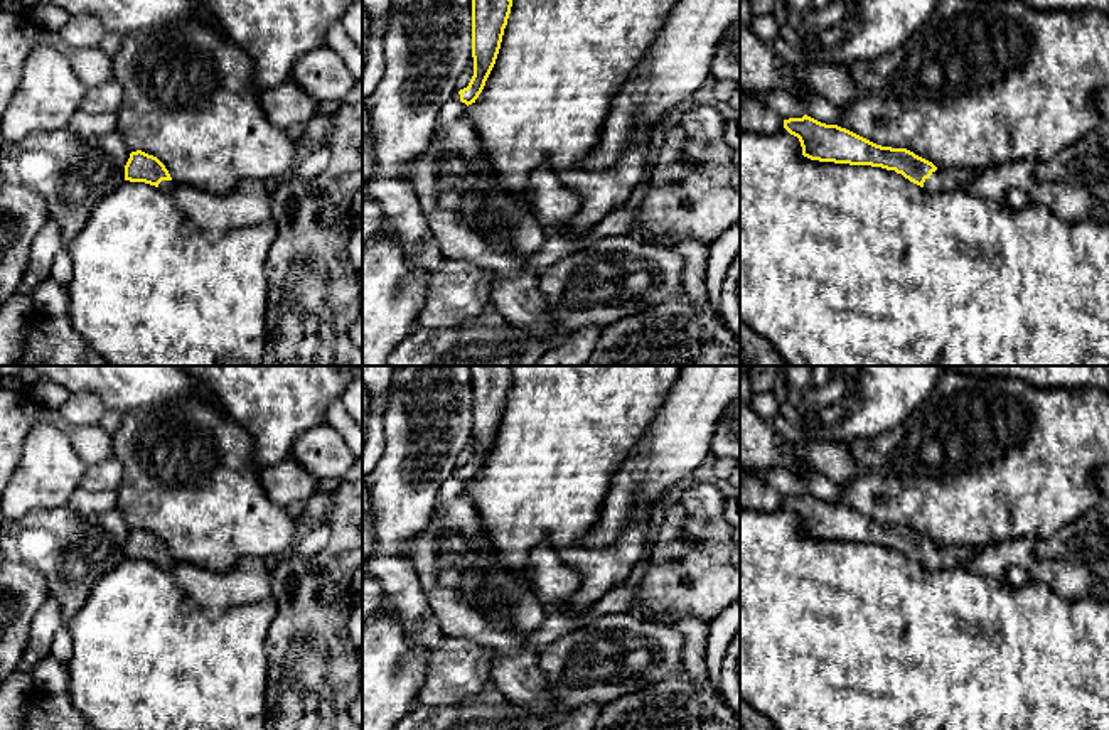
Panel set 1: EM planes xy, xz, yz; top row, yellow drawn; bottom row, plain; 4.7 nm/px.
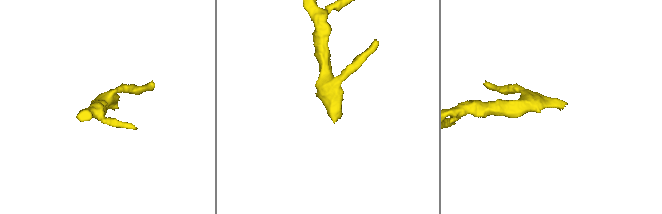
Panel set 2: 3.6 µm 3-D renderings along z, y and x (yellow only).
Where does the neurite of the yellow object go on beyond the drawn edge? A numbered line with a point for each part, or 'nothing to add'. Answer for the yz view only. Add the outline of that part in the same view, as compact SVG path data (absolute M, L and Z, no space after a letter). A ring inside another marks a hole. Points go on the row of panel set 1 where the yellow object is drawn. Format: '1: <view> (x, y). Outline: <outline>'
1: yz (941, 179). Outline: M937 169L929 179L925 179L924 189L932 192L966 189L966 184L971 179L971 169Z

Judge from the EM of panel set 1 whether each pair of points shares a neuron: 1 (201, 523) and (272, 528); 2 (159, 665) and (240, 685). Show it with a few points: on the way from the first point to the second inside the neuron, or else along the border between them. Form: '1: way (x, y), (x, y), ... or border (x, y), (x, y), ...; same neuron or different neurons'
1: way (218, 523), (255, 526); same neuron
2: way (179, 681), (219, 681); same neuron

